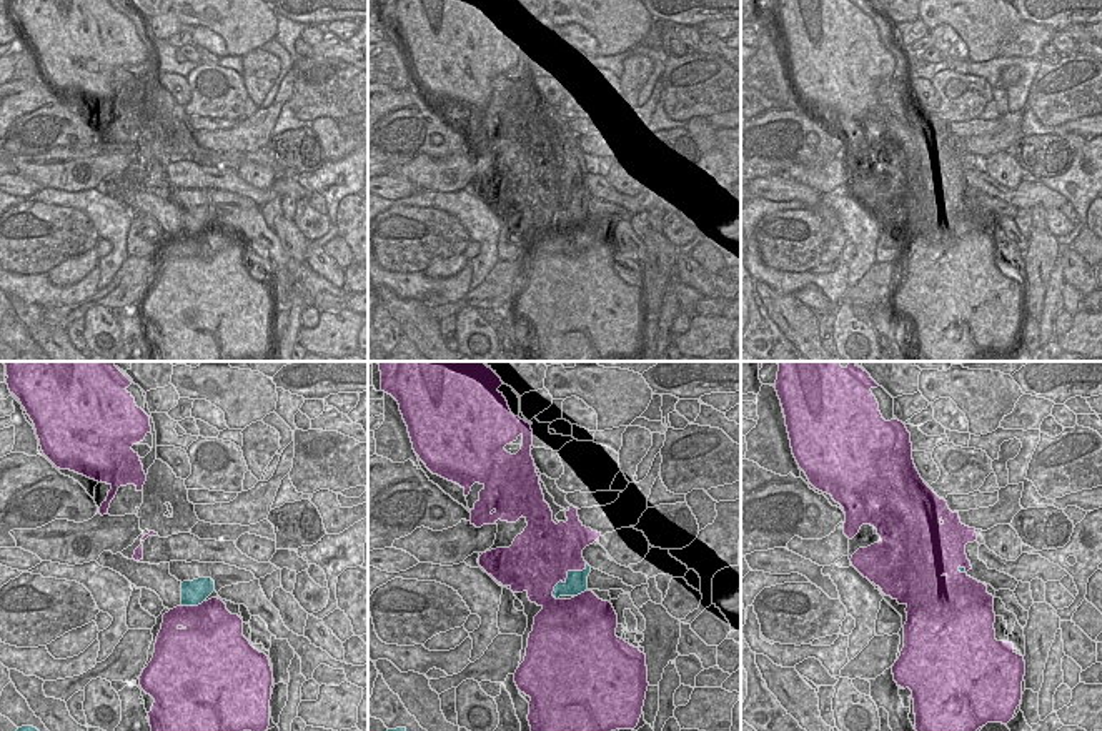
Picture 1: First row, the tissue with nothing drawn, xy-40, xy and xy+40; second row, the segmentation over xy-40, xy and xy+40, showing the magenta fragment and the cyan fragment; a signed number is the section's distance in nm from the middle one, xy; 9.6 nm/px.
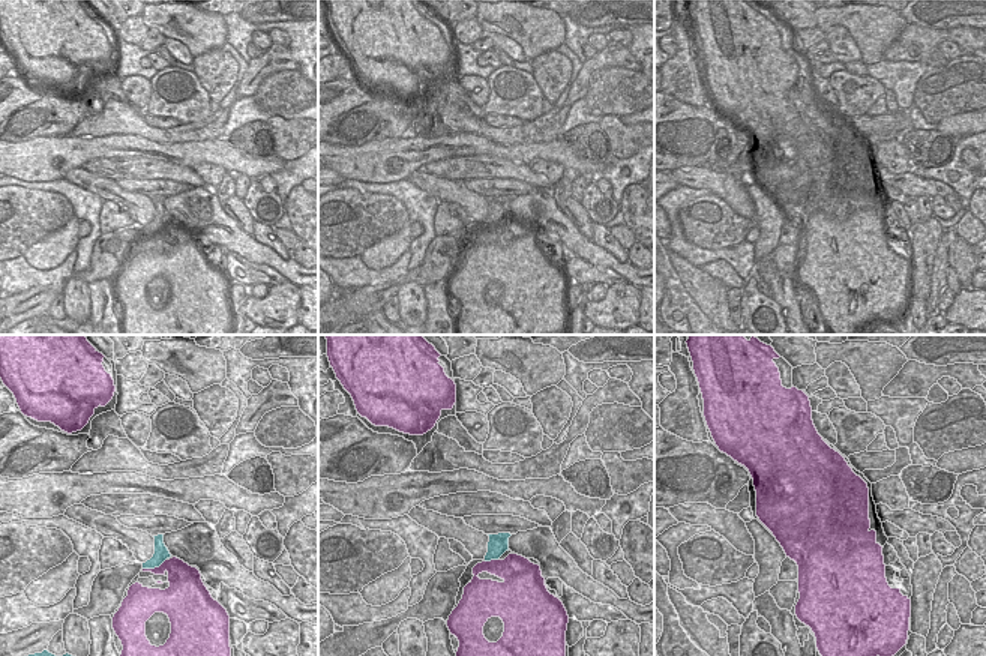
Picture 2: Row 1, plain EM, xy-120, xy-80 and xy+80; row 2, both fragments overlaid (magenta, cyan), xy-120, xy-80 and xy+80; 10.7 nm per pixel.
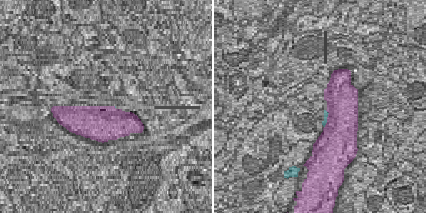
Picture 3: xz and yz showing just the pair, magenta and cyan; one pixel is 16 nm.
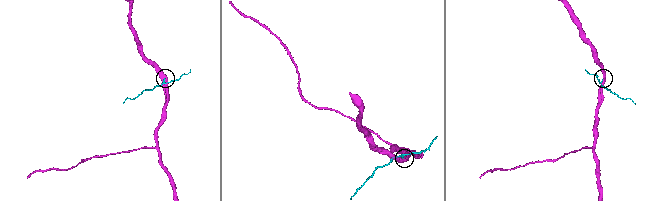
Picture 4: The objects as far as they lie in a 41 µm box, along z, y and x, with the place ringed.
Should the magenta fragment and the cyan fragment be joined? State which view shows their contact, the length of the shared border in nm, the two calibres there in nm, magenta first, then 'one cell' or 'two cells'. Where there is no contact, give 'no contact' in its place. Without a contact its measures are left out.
contact in xy; length 480 nm; calibres 480 and 220 nm; two cells

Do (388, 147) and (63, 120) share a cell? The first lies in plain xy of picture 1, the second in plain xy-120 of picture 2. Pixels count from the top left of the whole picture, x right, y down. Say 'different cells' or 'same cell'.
same cell

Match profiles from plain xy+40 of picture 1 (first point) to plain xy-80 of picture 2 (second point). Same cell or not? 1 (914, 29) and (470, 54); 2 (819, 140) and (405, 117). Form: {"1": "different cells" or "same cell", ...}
{"1": "different cells", "2": "same cell"}

